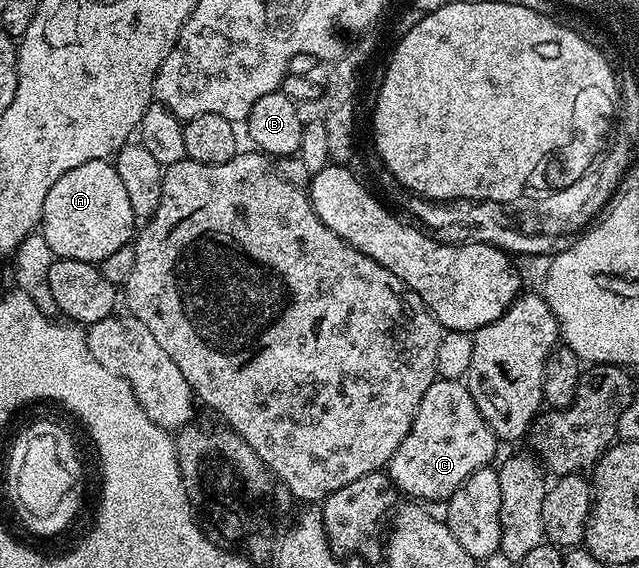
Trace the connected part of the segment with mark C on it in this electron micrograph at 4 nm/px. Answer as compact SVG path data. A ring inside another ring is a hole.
M437 378L422 396L402 446L386 465L386 475L397 493L416 502L447 501L479 468L489 467L496 456L498 441L490 426L478 414L474 398L464 380Z

